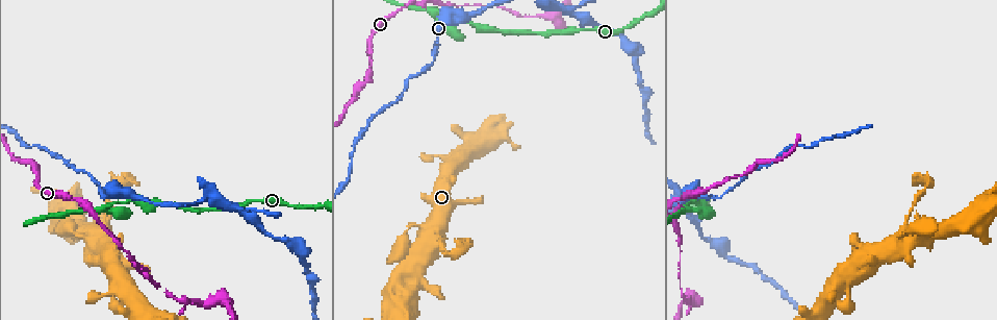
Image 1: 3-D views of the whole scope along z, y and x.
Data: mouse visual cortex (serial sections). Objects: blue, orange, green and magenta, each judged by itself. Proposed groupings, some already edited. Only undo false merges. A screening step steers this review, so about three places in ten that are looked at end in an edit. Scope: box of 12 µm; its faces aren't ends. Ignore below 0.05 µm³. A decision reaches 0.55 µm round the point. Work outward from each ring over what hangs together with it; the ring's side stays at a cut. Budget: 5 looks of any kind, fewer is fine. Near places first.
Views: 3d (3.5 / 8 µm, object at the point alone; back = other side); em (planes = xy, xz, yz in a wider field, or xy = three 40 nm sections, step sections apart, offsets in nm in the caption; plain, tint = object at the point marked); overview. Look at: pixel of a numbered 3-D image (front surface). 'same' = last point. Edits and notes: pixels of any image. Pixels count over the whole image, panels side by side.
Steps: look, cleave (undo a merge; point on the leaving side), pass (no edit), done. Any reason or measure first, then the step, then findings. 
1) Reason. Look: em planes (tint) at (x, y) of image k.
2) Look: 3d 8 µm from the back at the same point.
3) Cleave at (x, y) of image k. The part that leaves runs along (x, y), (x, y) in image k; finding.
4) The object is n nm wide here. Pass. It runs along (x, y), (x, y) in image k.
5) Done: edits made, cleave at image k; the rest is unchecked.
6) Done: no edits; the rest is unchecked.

Sudden change in width. Look: 3d 3.5 µm from the back at (100, 208) of image 1.

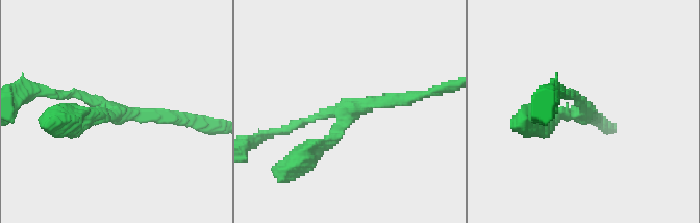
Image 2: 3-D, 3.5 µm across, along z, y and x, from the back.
Pass. It runs along (564, 93), (582, 112), (532, 119) in image 2; continuous, no second cell.

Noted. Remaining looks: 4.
A fork. Look: 3d 3.5 µm at (566, 8) of image 1.

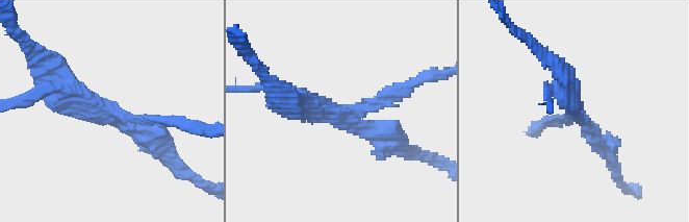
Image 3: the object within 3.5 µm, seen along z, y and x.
The arms are 150, 250, 250 nm wide. Cleave at (275, 93) of image 3. The part that leaves runs along (300, 97), (380, 134) in image 3; two cells meet here.

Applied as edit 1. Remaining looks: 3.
Done: edits made, cleave at image 3; the rest is unchecked.

